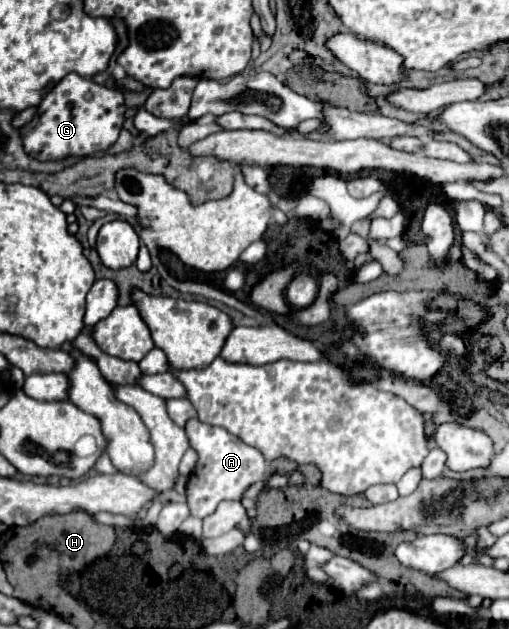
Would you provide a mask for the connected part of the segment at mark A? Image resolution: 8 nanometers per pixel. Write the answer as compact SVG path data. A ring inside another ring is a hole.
M190 420L186 424L186 434L190 438L190 446L198 452L198 464L188 480L188 506L192 516L204 518L212 514L222 500L240 500L244 490L262 480L266 474L266 460L262 458L262 452L244 444L224 428Z

